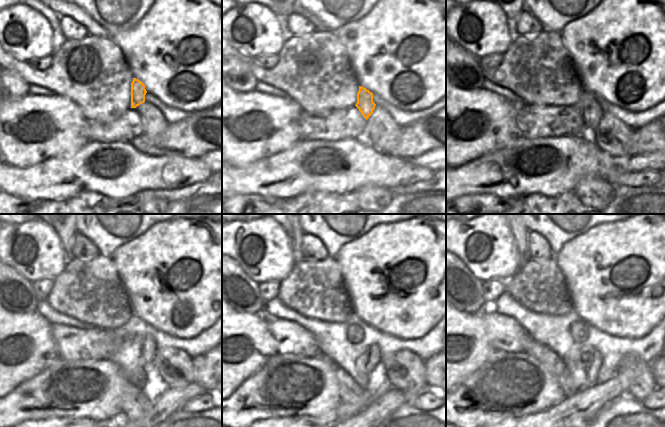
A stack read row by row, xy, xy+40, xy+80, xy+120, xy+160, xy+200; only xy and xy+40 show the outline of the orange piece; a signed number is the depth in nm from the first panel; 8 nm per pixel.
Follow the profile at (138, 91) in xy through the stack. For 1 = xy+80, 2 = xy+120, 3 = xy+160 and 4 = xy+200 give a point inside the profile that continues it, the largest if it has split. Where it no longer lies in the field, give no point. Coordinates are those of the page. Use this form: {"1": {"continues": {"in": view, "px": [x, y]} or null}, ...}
{"1": {"continues": {"in": "xy+80", "px": [592, 112]}}, "2": {"continues": {"in": "xy+120", "px": [146, 348]}}, "3": {"continues": {"in": "xy+160", "px": [370, 356]}}, "4": {"continues": {"in": "xy+200", "px": [583, 375]}}}

